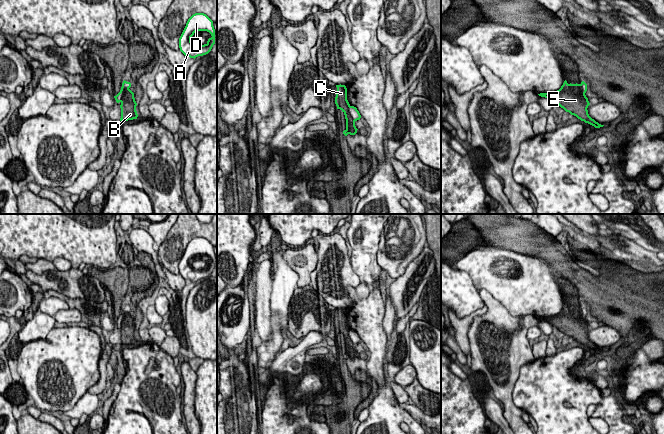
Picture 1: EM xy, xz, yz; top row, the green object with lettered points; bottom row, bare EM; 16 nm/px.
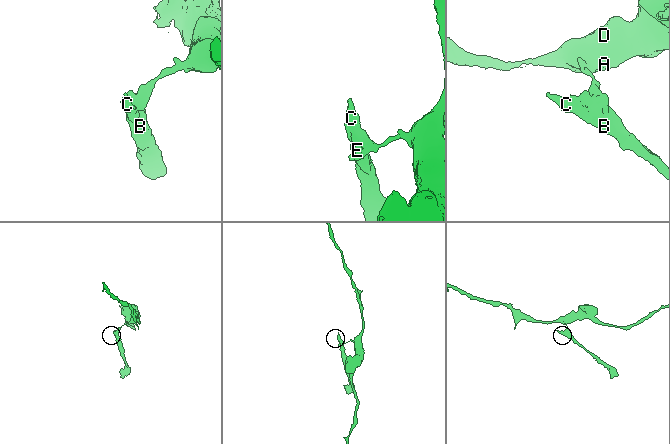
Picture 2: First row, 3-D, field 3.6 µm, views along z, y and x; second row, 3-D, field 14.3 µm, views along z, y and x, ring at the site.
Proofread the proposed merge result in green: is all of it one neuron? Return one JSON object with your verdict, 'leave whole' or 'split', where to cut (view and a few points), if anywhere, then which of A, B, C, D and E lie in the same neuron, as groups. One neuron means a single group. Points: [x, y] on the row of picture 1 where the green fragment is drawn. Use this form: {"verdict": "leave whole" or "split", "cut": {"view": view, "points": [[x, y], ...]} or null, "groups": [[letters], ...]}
{"verdict": "split", "cut": {"view": "xz", "points": [[349, 105], [349, 114], [354, 123]]}, "groups": [["A", "D"], ["B", "C", "E"]]}

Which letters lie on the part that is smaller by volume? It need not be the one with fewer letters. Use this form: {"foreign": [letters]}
{"foreign": ["B", "C", "E"]}

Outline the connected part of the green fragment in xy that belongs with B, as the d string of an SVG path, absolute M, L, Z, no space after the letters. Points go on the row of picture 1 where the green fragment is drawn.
M126 89L121 100L121 118L120 121L128 121L137 119L136 111L137 103L134 98L134 93L130 89Z

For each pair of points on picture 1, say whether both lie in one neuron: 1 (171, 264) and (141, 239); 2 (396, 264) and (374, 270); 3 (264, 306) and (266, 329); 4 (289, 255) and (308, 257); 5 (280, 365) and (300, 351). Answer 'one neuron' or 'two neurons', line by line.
1: two neurons
2: two neurons
3: one neuron
4: one neuron
5: one neuron

